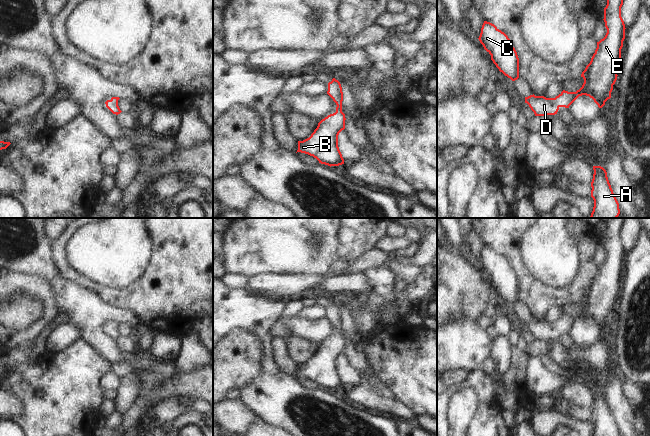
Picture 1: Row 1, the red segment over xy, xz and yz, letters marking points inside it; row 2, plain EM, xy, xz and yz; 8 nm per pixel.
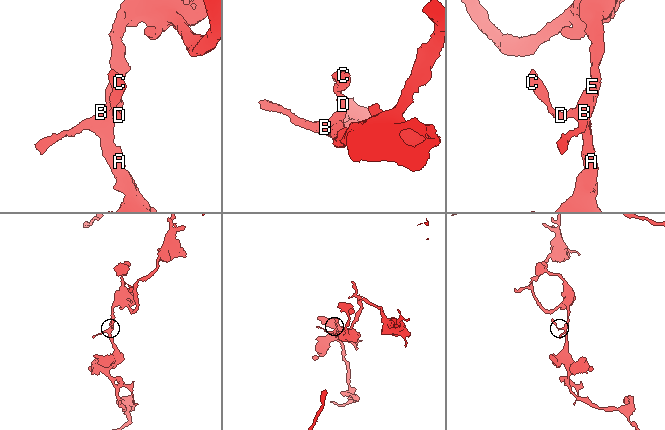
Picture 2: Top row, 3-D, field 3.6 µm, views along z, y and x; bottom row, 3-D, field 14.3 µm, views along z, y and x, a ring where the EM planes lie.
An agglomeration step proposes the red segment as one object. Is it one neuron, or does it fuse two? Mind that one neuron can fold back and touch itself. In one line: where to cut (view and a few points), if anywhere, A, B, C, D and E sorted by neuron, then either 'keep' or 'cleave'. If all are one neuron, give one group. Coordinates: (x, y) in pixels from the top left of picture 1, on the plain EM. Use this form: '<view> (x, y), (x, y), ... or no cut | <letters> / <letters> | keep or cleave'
no cut | A B C D E | keep

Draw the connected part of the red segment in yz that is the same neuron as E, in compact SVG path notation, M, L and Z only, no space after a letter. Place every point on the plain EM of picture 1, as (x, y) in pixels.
M603 218L607 224L604 232L604 246L607 257L597 266L597 272L590 287L582 296L582 311L576 316L563 314L555 322L530 319L525 321L535 340L557 338L560 331L569 330L582 319L589 320L599 332L611 322L613 309L617 304L617 294L621 286L621 273L625 263L625 248L621 241L621 231L625 218Z

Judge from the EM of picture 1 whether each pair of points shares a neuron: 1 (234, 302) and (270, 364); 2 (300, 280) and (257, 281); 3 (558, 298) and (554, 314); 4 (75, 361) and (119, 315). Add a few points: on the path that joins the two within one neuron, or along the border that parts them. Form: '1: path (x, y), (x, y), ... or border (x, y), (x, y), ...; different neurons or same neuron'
1: path (250, 318), (253, 325), (268, 339), (268, 348); same neuron
2: path (289, 282), (268, 282); same neuron
3: border (561, 307), (551, 306), (542, 319); different neurons
4: border (81, 337), (88, 340), (108, 359); different neurons

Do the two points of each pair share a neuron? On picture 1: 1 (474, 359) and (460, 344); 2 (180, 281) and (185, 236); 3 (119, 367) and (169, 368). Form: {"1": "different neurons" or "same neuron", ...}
{"1": "same neuron", "2": "same neuron", "3": "same neuron"}

